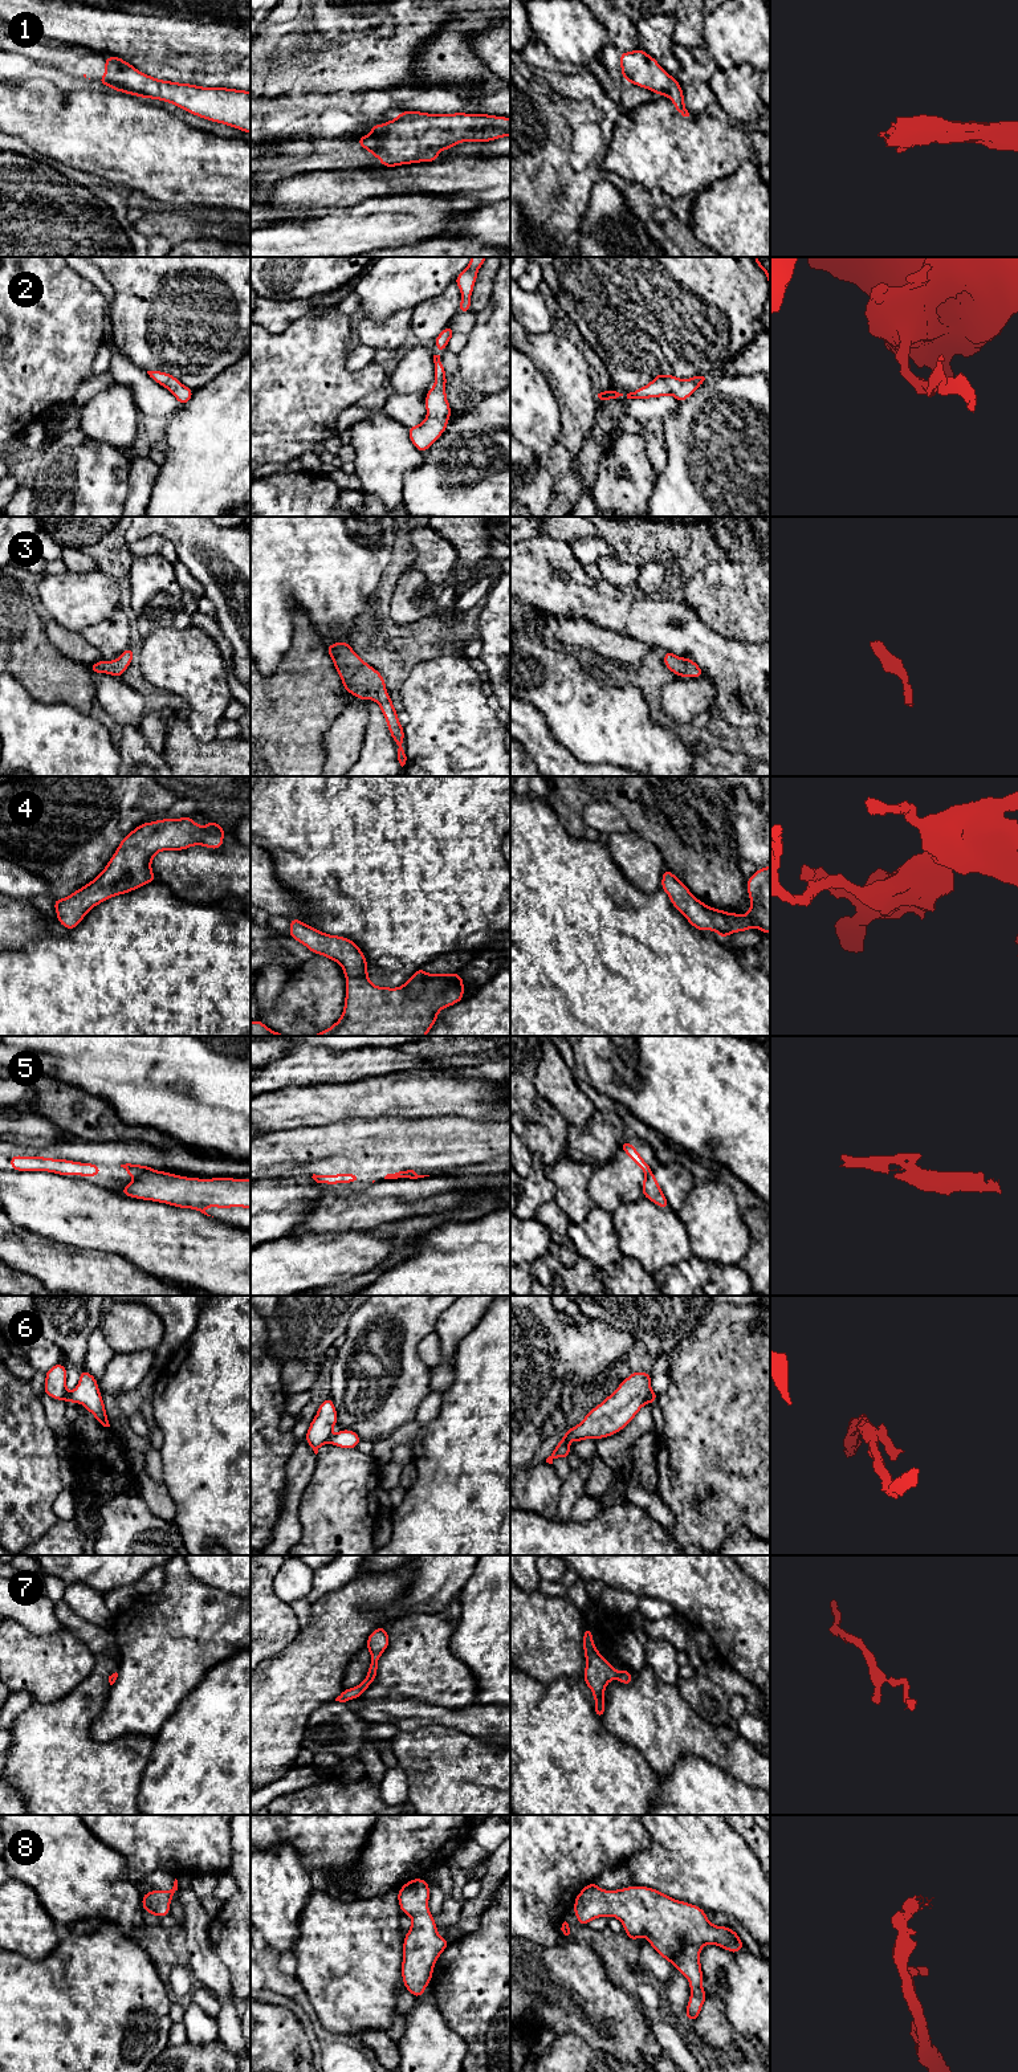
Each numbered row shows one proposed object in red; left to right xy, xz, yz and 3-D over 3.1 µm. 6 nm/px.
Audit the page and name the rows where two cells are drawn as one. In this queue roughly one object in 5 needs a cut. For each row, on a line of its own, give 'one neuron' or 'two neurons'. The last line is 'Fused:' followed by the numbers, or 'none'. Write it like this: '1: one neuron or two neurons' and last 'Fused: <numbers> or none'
1: one neuron
2: one neuron
3: one neuron
4: one neuron
5: two neurons
6: two neurons
7: one neuron
8: one neuron
Fused: 5, 6

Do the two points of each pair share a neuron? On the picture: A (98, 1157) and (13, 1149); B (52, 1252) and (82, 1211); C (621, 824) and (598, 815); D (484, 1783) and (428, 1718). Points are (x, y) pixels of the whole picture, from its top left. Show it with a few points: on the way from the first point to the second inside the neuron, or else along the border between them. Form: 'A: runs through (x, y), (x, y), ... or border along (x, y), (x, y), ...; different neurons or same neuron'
A: runs through (77, 1158), (35, 1158); same neuron
B: border along (29, 1231), (51, 1240), (89, 1249); different neurons
C: runs through (615, 823), (603, 818); same neuron
D: border along (463, 1732), (455, 1728), (427, 1725), (406, 1733); different neurons

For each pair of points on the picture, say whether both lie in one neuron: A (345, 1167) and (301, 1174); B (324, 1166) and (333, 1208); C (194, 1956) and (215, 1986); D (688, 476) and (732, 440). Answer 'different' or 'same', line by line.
A: different
B: different
C: same
D: same

